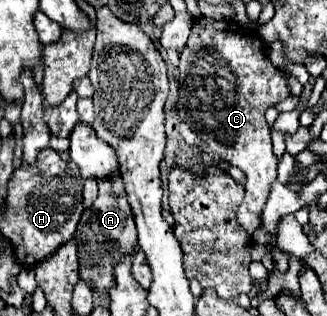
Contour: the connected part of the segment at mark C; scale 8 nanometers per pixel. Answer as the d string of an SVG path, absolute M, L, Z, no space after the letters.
M197 18L191 36L181 50L181 60L179 60L179 116L181 120L205 142L205 146L215 152L221 160L225 160L231 166L237 166L245 172L247 182L245 182L245 198L243 204L237 210L237 220L249 234L253 234L261 226L259 214L263 212L263 206L269 196L271 182L277 178L277 156L273 154L271 146L271 134L269 126L265 122L265 112L285 100L291 92L287 86L287 78L281 70L277 70L269 56L267 56L267 46L261 40L259 34L245 34L251 30L245 30L243 26L235 24L233 20L213 20L213 18Z

